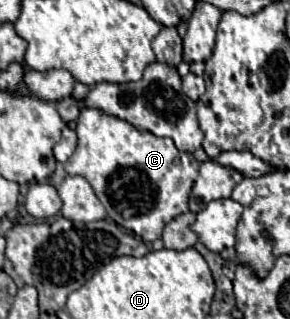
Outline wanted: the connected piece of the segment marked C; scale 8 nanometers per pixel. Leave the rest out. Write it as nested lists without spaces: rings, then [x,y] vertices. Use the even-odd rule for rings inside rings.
[[[84,107],[80,111],[76,133],[78,147],[68,163],[64,163],[64,169],[68,175],[82,175],[88,179],[114,223],[142,241],[152,243],[162,237],[164,225],[188,211],[200,163],[192,153],[178,151],[172,139],[162,139],[150,131],[136,129],[128,121],[106,115],[94,107]]]

